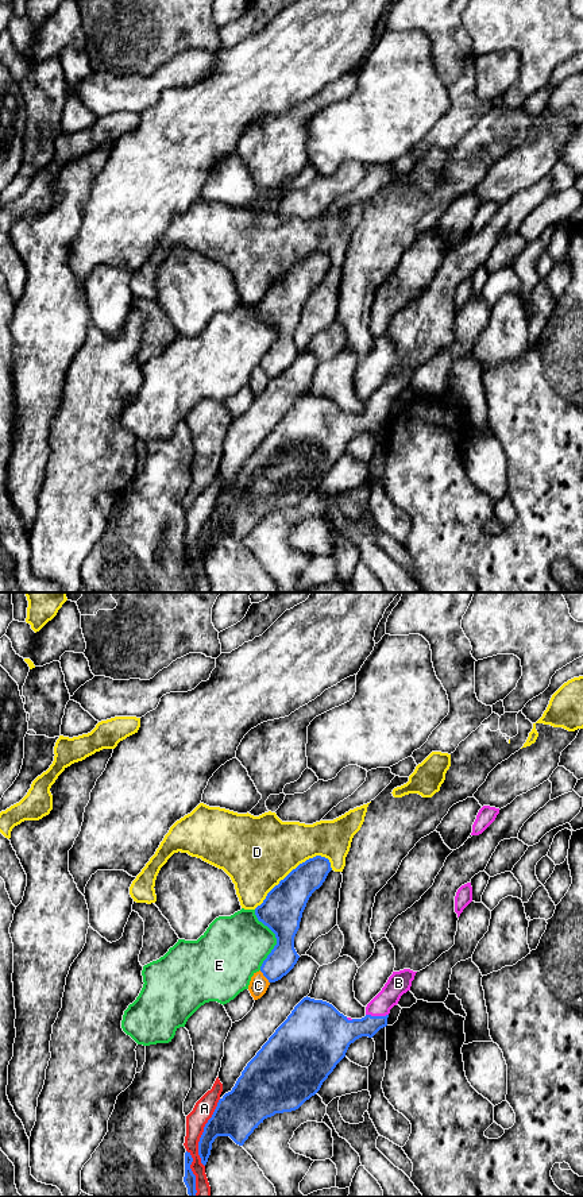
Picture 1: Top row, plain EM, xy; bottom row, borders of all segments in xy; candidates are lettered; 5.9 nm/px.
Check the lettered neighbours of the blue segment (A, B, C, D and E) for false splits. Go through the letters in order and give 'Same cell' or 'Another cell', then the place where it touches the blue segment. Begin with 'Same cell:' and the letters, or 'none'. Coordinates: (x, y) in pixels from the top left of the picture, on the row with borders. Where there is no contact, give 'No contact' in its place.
Same cell: B
A: Another cell. Touches blue at xy (203, 1132)
B: Same cell. Touches blue at xy (377, 1016)
C: Another cell. Touches blue at xy (265, 976)
D: Another cell. Touches blue at xy (292, 871)
E: Another cell. Touches blue at xy (277, 939)

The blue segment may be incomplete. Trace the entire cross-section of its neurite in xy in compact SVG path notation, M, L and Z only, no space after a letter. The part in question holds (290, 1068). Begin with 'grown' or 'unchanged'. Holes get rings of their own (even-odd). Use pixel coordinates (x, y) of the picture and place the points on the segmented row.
grown; M410 969L393 972L382 991L367 1004L366 1016L362 1019L347 1018L327 1001L304 997L247 1063L232 1090L219 1100L198 1142L201 1163L206 1165L217 1136L229 1136L243 1146L265 1119L296 1111L314 1096L345 1057L351 1043L362 1036L372 1038L387 1026L390 1009L410 991L416 973Z

